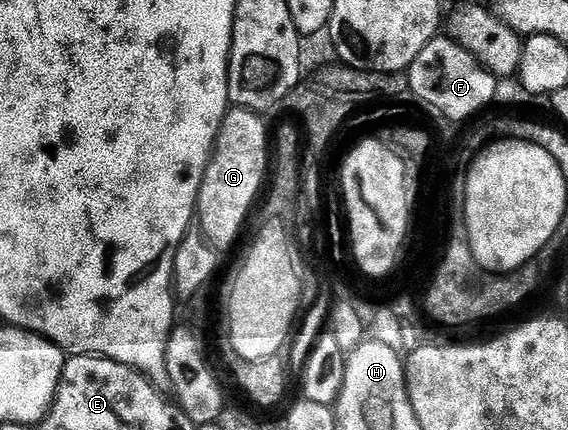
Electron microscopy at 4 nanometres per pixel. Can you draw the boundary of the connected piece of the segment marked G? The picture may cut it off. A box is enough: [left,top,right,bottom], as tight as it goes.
[195,107,271,253]

